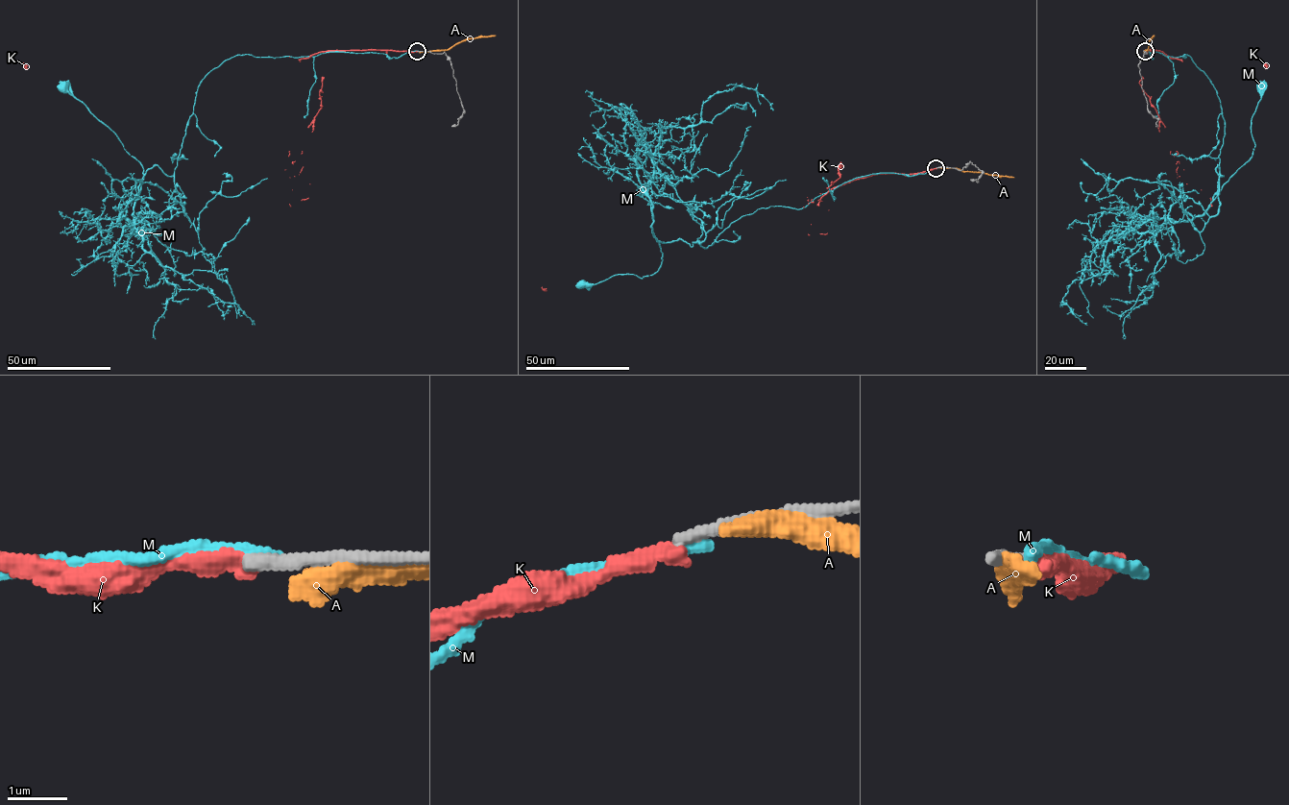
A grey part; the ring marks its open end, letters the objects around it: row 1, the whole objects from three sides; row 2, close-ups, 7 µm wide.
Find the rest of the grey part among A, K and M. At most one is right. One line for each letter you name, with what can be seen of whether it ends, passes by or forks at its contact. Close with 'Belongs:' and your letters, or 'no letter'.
Belongs: no letter

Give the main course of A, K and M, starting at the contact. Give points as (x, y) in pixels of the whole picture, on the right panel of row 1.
A: (1144, 51), (1148, 49), (1154, 36)
K: (1145, 51), (1161, 51), (1170, 58), (1265, 68), (1264, 62)
M: (1145, 51), (1187, 55), (1216, 91), (1225, 125), (1218, 193), (1252, 155), (1261, 88)

